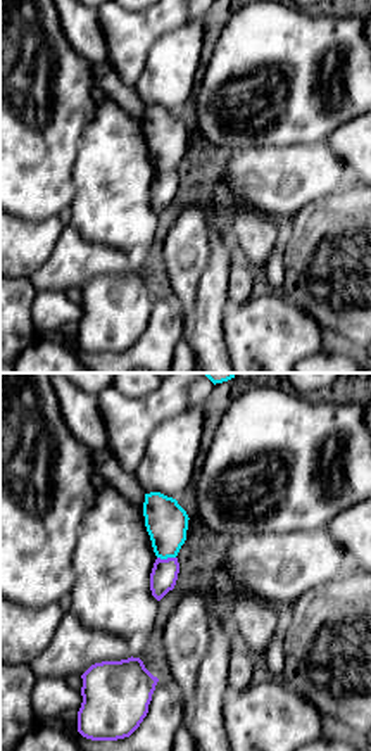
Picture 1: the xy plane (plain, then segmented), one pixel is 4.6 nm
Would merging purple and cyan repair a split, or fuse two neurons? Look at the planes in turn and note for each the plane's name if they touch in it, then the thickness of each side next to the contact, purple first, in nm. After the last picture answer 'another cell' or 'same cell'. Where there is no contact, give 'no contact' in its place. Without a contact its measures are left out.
contact in xy; calibres 130 and 200 nm

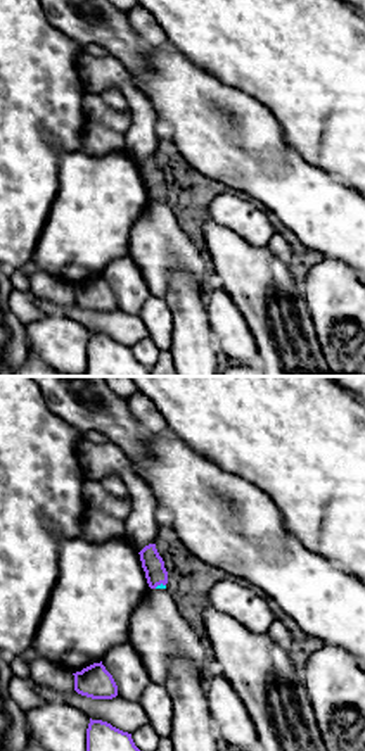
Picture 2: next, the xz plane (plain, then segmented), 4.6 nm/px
contact in xz; calibres 100 and 20 nm

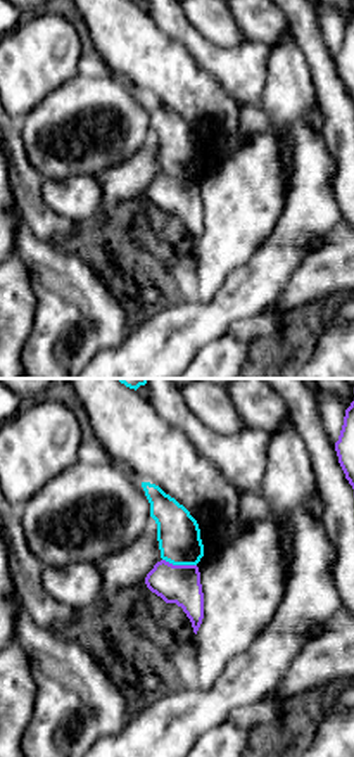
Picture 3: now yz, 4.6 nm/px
contact in yz; calibres 180 and 200 nm

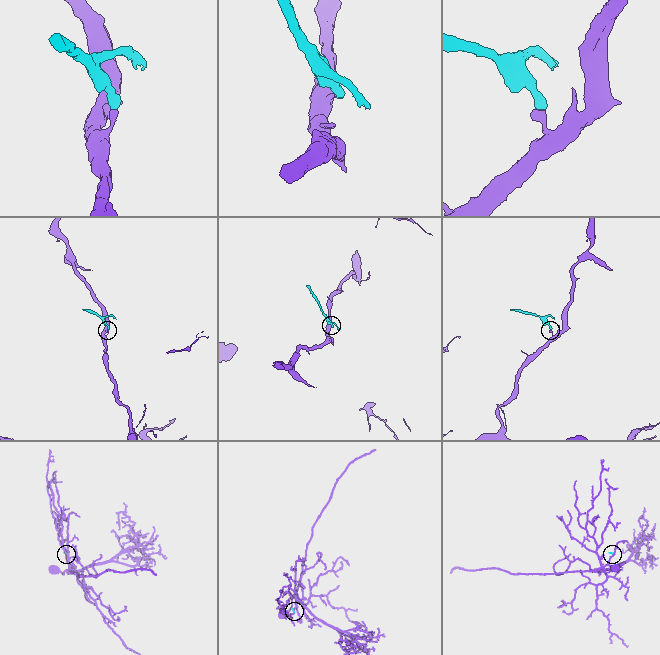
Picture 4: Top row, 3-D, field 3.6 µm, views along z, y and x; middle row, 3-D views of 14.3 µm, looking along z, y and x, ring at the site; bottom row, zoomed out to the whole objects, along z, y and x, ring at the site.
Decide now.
another cell

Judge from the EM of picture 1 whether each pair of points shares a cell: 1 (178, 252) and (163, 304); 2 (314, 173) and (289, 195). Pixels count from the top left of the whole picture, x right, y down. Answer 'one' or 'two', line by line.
1: two
2: one

